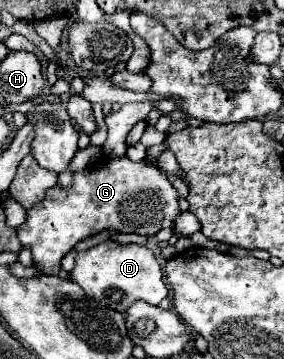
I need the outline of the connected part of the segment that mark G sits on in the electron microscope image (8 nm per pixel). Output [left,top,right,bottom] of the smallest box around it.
[17,157,181,273]

